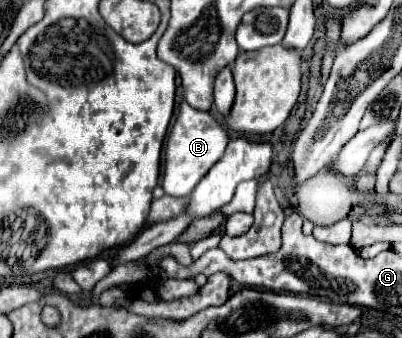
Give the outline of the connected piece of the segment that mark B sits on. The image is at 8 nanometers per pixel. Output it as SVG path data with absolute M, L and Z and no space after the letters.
M185 100L179 106L179 116L169 132L167 146L165 146L165 172L163 172L163 190L167 196L173 198L185 198L193 192L193 188L199 184L199 180L209 172L209 168L221 160L225 154L229 136L225 128L203 110L195 110Z

